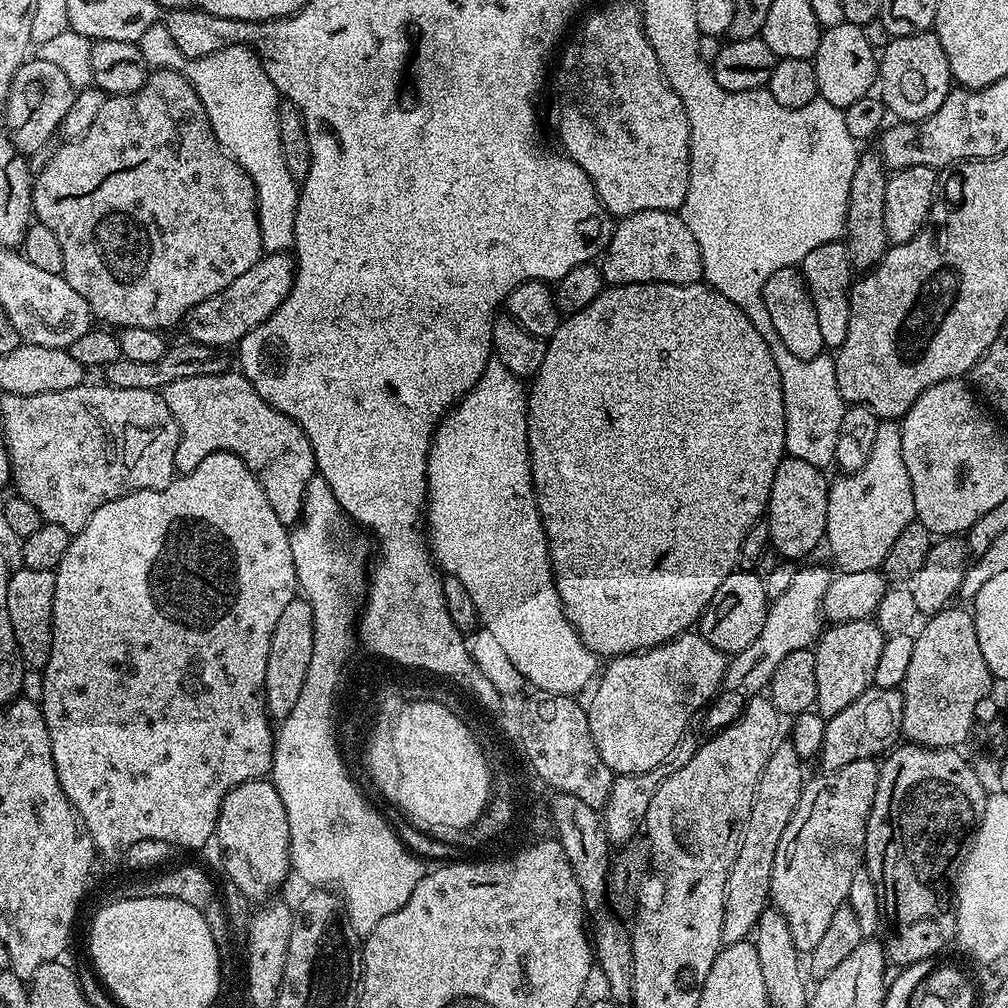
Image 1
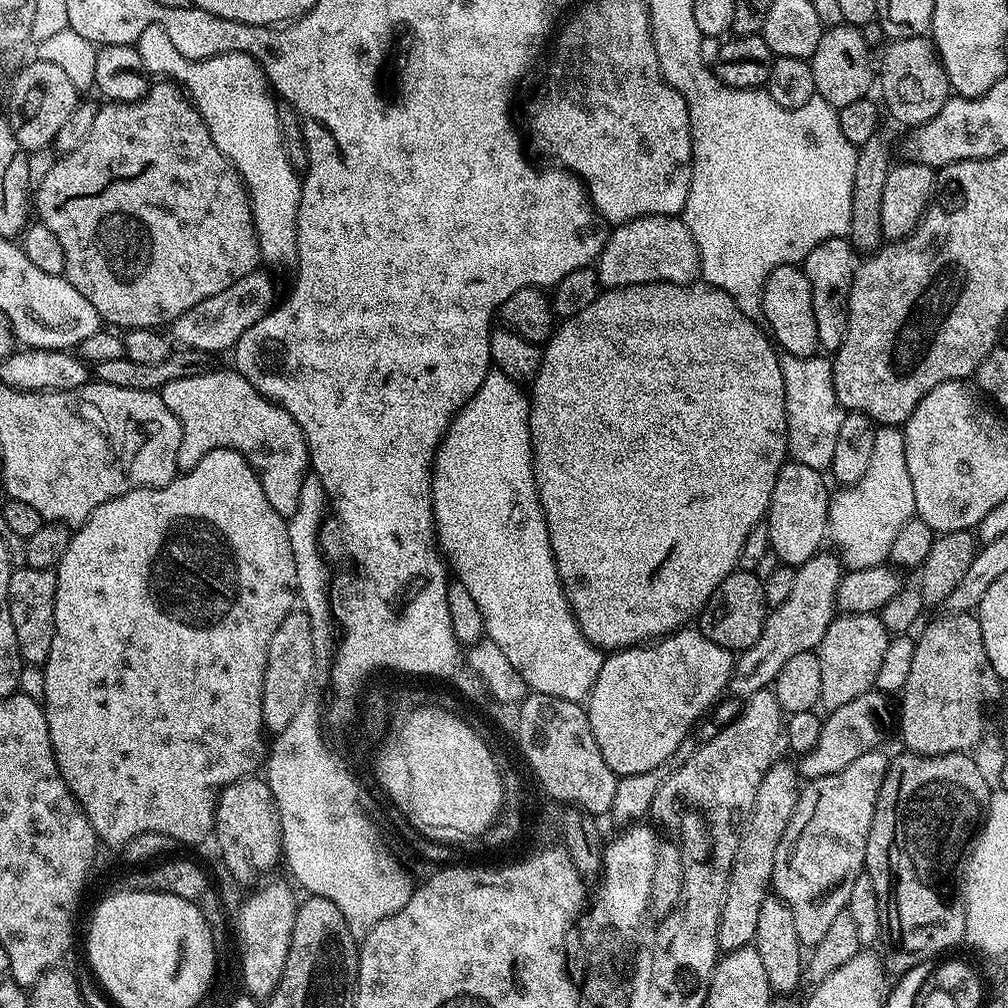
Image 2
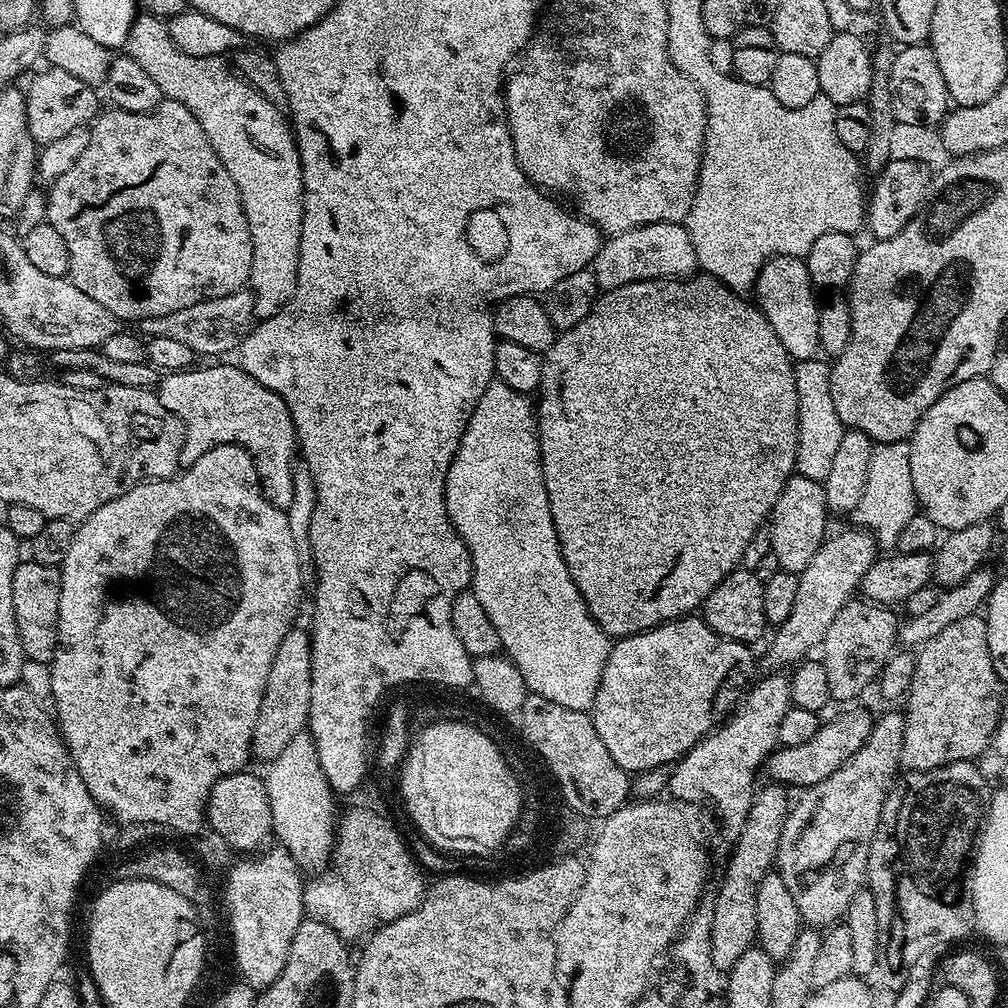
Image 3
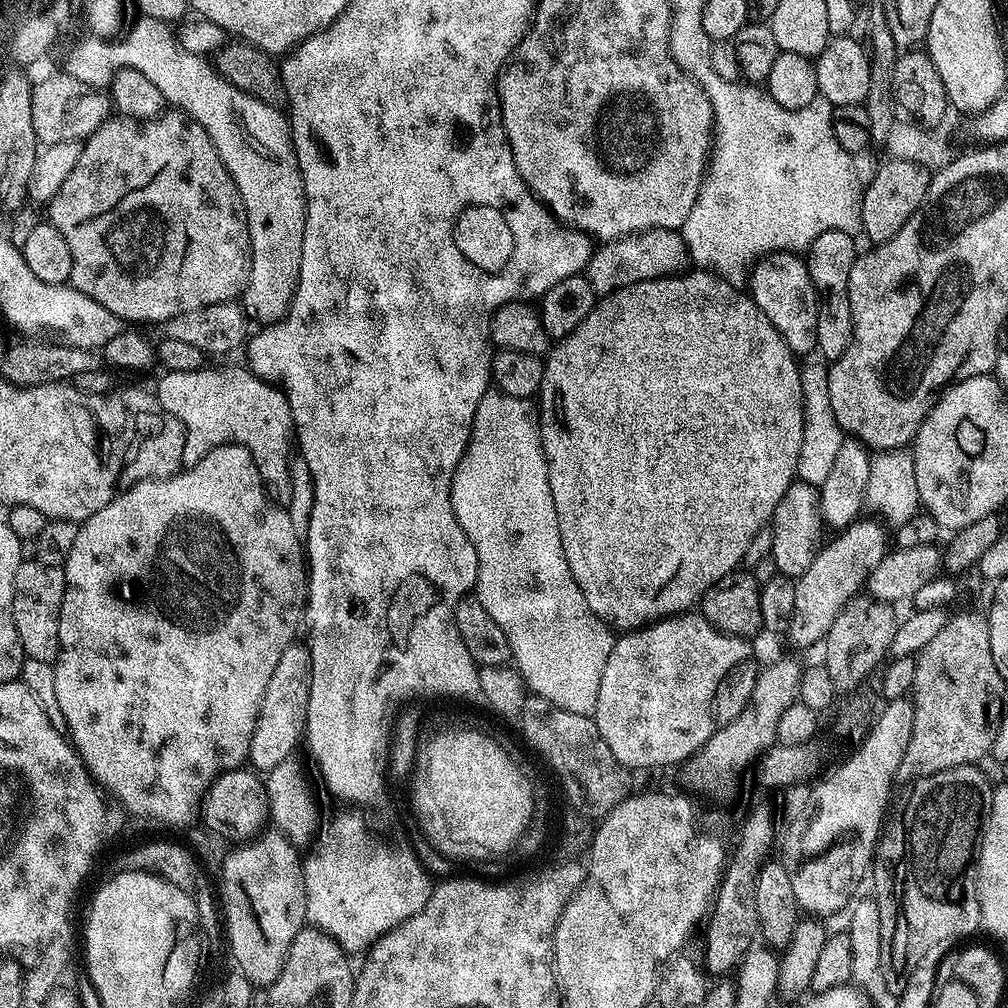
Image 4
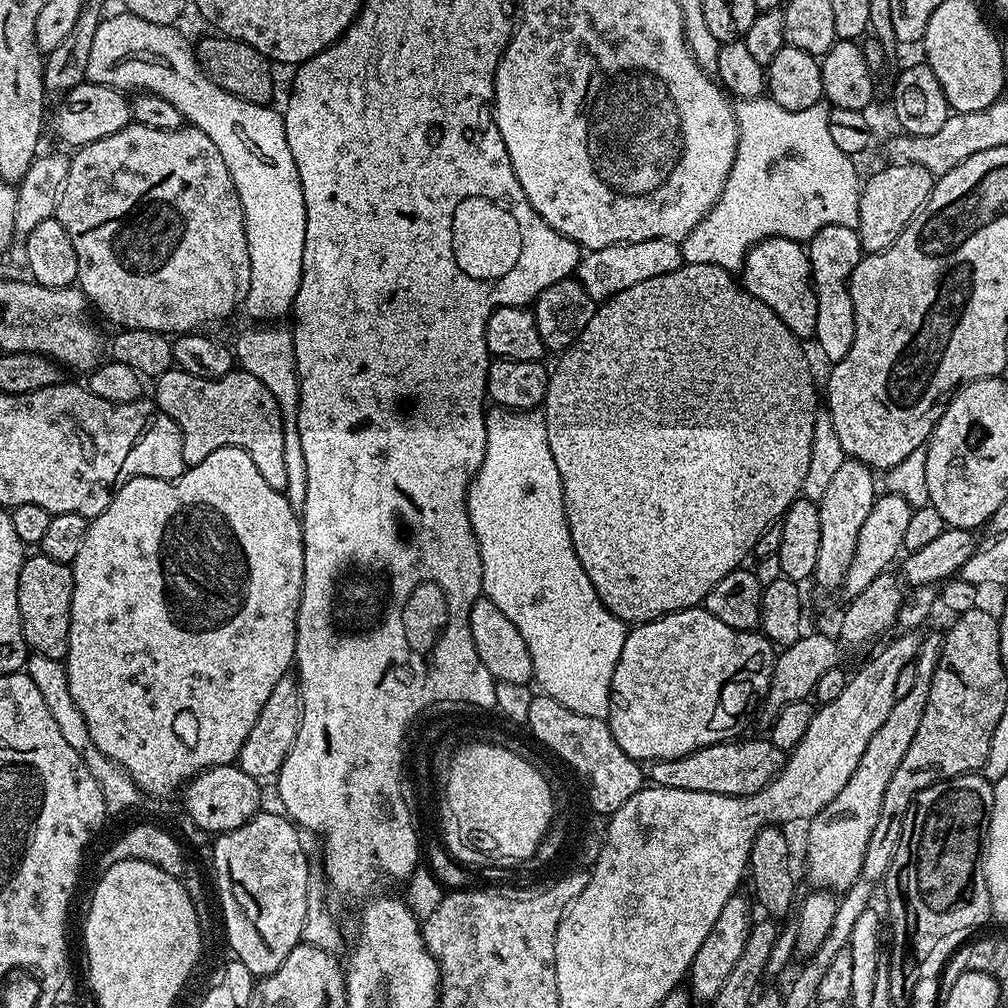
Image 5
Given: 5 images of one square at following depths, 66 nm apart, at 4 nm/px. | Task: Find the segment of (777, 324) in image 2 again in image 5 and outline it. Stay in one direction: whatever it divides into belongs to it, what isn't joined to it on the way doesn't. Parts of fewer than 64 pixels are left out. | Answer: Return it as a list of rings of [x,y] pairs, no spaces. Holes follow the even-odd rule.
[[[771,236],[748,252],[742,269],[742,287],[754,298],[766,302],[795,336],[812,338],[818,326],[818,302],[812,288],[812,267],[805,245],[798,240]]]

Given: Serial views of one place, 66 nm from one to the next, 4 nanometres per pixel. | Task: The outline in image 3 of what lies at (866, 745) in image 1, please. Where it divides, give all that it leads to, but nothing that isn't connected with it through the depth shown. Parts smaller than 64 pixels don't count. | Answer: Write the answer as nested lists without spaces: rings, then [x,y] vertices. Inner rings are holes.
[[[852,708],[833,720],[825,719],[820,729],[810,738],[810,742],[802,742],[802,746],[777,747],[766,761],[766,773],[769,781],[803,790],[822,782],[822,778],[830,778],[834,770],[838,770],[851,756],[862,750],[862,742],[870,738],[874,716],[864,708]]]

